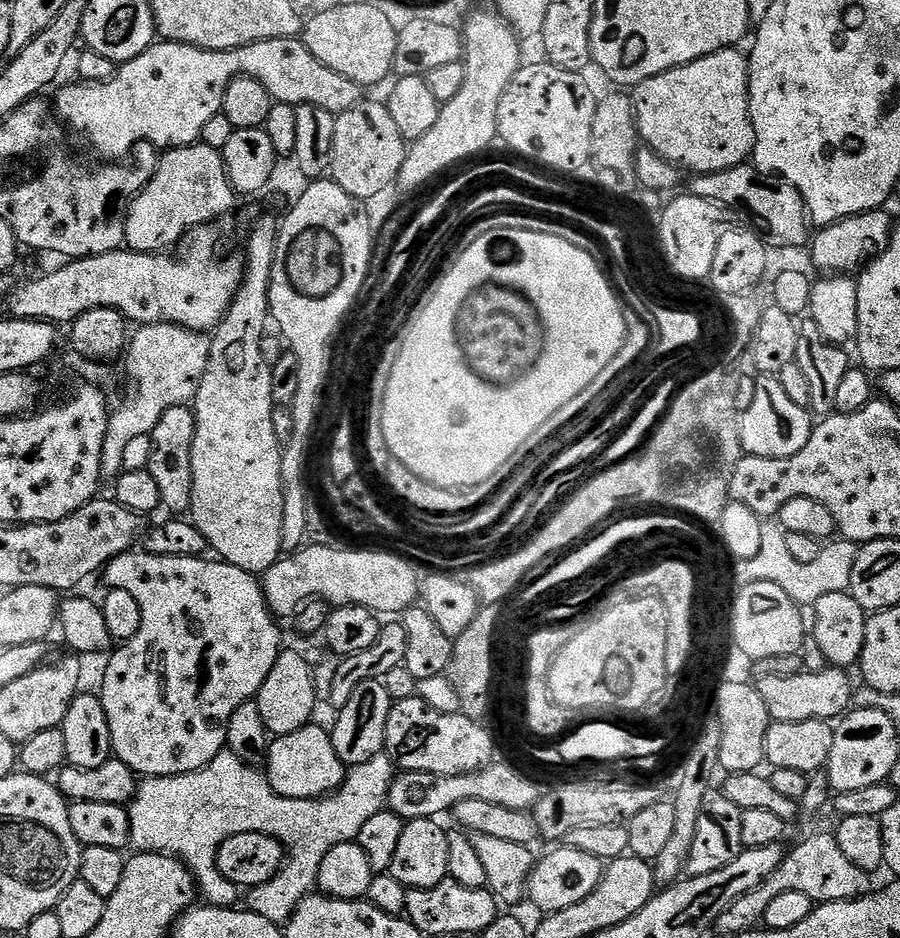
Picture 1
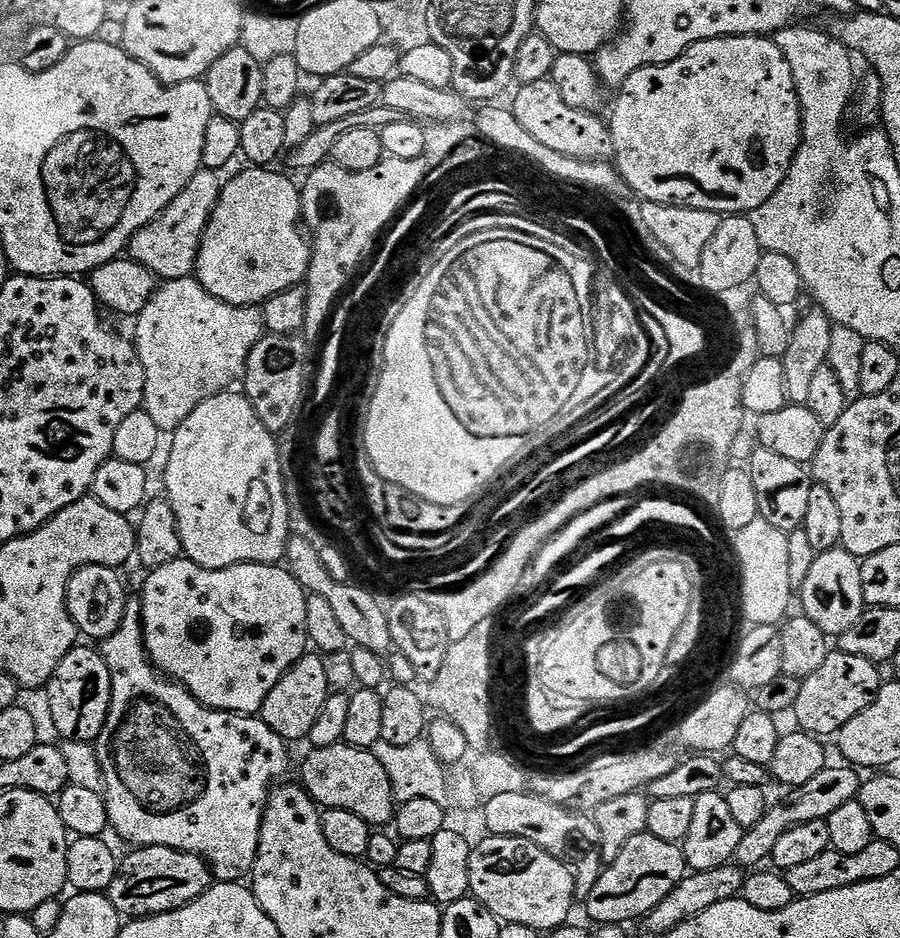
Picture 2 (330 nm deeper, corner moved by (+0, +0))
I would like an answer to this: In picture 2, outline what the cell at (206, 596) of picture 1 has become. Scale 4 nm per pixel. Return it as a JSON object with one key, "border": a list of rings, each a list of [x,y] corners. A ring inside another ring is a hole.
{"border":[[[181,558],[174,562],[166,562],[166,566],[158,566],[147,573],[144,580],[144,593],[140,596],[138,611],[144,624],[144,648],[153,668],[159,668],[168,679],[184,685],[198,702],[208,708],[217,708],[219,712],[238,712],[242,716],[259,713],[260,707],[266,702],[270,690],[278,686],[278,682],[293,666],[309,651],[310,641],[306,630],[306,595],[303,586],[294,579],[287,567],[274,564],[235,564],[229,568],[203,568],[194,561]]]}

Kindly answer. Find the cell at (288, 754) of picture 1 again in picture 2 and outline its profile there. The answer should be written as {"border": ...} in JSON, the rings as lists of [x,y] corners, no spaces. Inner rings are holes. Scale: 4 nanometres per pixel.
{"border":[[[338,743],[325,748],[312,748],[304,760],[302,787],[321,809],[350,810],[370,826],[388,826],[393,823],[398,801],[390,786],[384,761],[367,748],[351,748]]]}

